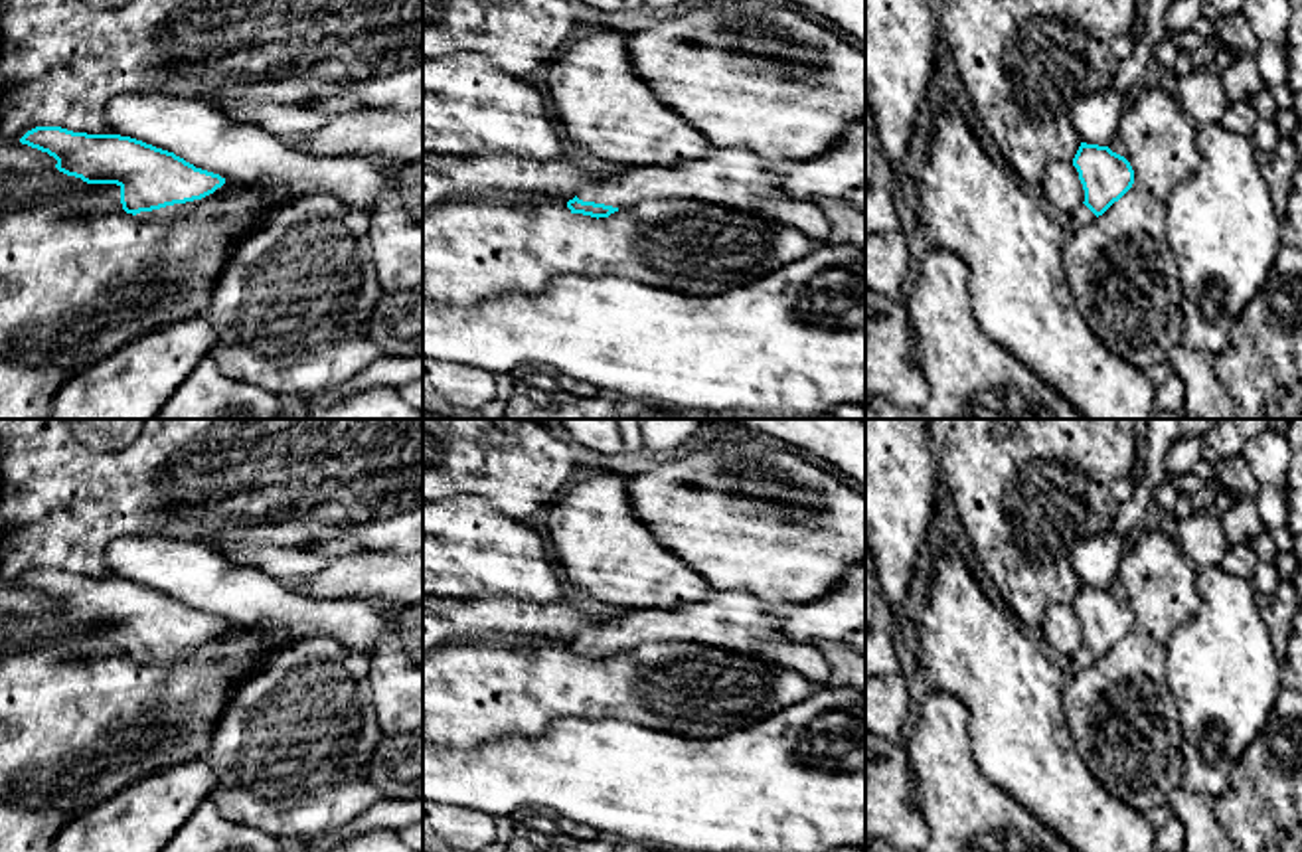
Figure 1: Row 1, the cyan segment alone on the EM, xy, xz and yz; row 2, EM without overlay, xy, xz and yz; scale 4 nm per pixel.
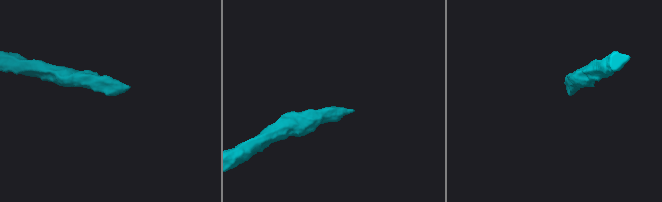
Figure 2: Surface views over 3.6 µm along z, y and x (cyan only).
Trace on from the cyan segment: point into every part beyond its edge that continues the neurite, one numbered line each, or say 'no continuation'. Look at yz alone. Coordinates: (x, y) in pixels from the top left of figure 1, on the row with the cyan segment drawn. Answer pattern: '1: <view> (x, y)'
1: yz (1083, 216)

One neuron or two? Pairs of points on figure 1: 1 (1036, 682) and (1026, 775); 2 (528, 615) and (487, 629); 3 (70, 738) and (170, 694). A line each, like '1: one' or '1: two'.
1: one
2: one
3: one

